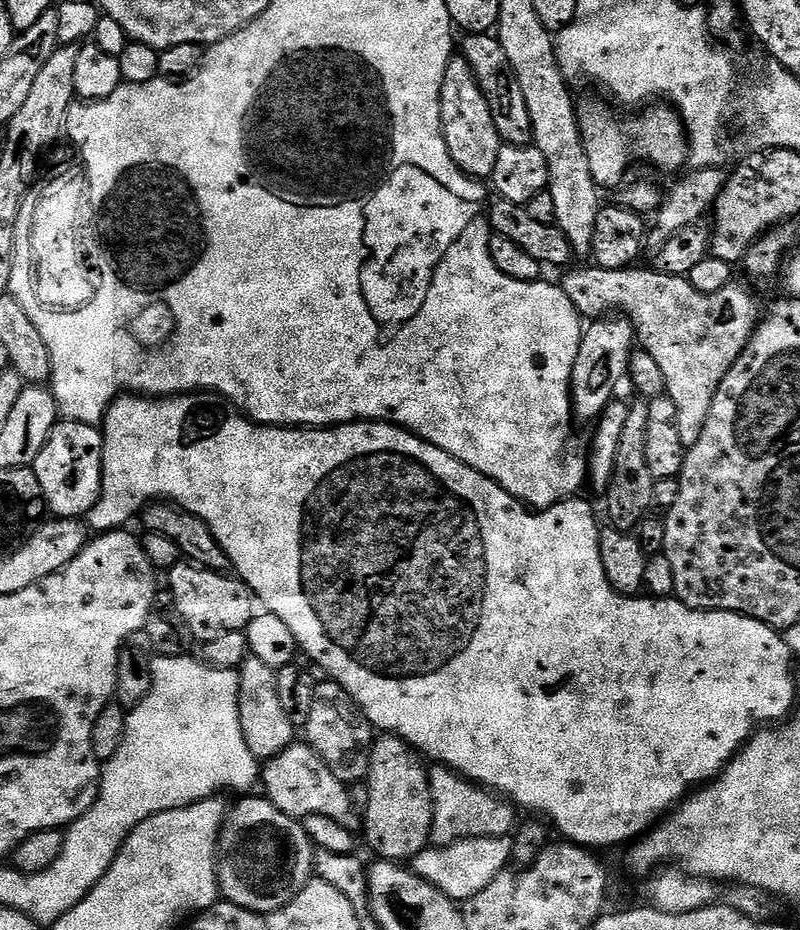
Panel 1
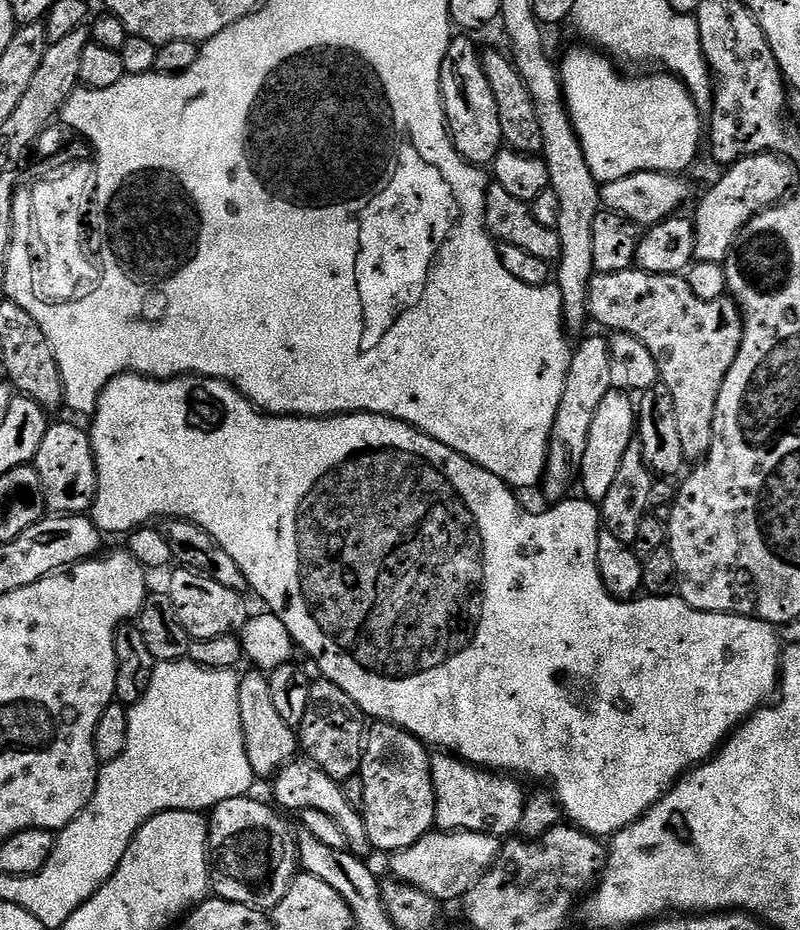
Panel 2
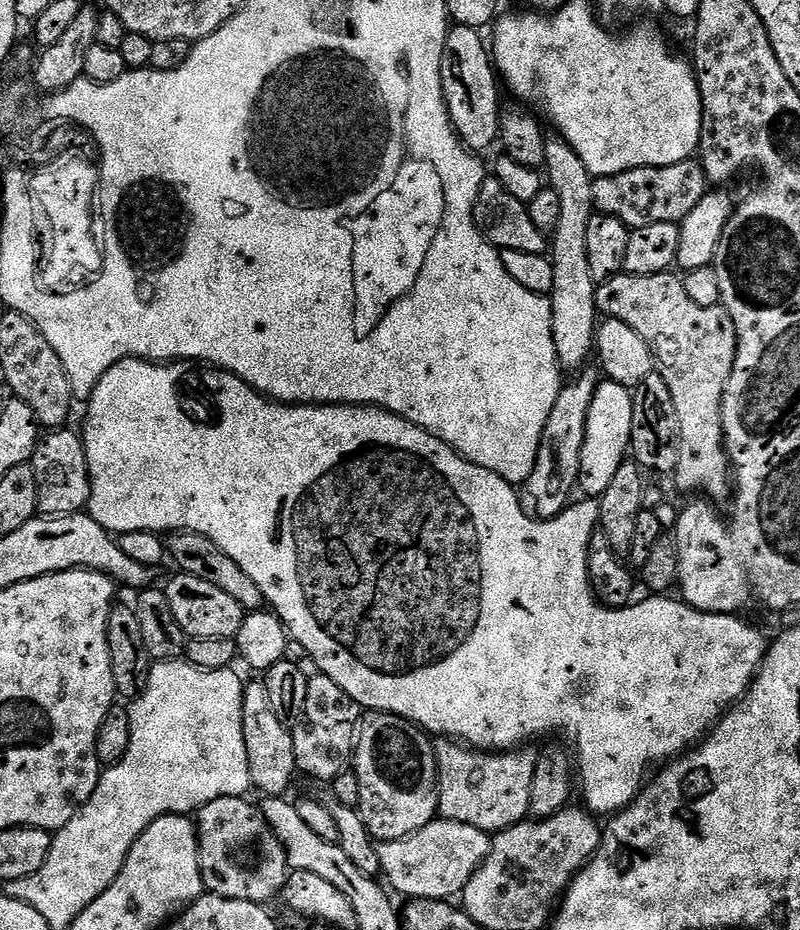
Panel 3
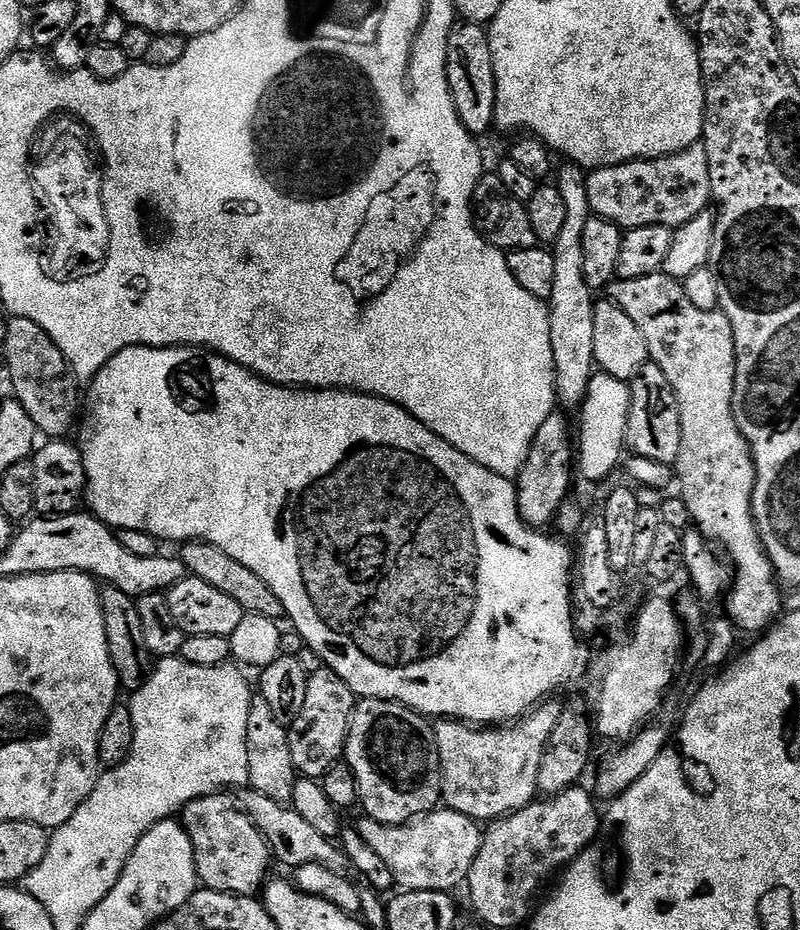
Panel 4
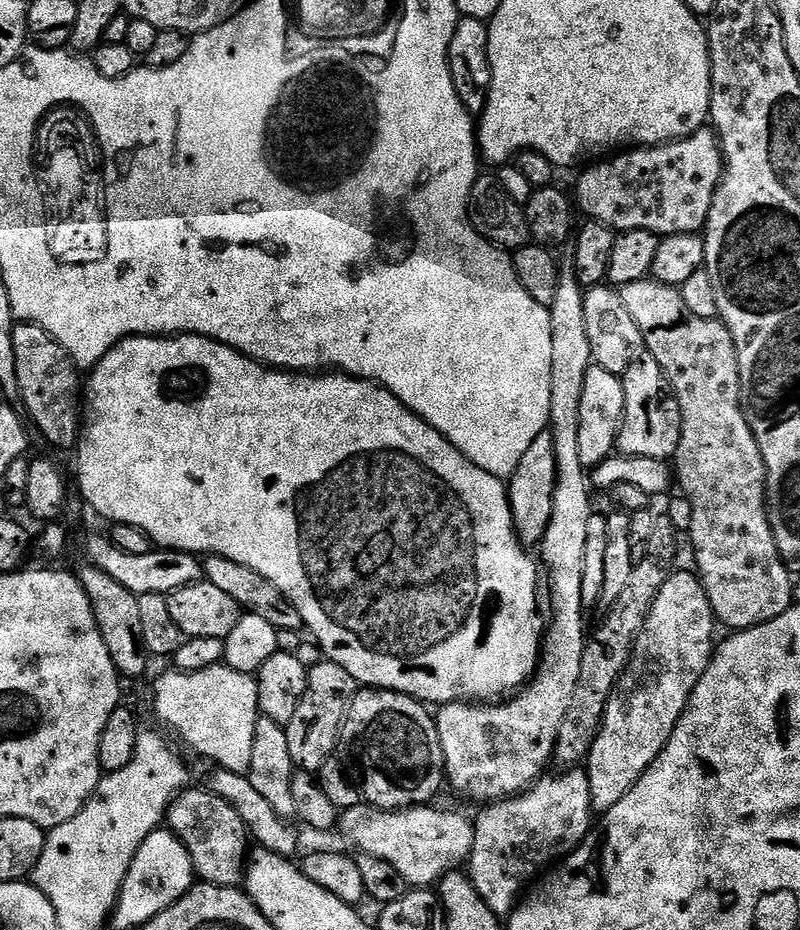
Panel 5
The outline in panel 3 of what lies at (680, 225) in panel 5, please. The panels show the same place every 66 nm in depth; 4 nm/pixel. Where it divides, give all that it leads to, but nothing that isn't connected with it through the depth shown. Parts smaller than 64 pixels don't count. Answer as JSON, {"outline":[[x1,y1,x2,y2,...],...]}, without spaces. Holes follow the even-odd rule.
{"outline":[[699,159,678,162,674,166,639,168,626,170,613,176,598,176,593,179,592,203,596,212,618,218,626,227,634,229,650,226,654,222,679,224,702,202,704,193,709,191,710,181]]}

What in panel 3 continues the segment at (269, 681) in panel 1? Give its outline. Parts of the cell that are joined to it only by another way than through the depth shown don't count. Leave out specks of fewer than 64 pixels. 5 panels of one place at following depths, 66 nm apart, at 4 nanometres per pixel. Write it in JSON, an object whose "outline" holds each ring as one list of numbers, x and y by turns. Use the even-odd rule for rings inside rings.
{"outline":[[263,679,245,683,242,698,242,738,246,738,246,758,250,766,252,788,264,796,284,796,292,779,298,776,294,758,292,728,278,718,270,702,270,690]]}

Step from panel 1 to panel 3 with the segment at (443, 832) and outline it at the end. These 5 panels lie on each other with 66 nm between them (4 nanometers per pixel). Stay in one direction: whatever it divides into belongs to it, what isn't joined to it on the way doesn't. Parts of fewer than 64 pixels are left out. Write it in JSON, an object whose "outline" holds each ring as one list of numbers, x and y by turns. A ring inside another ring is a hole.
{"outline":[[440,738,436,745,436,769,440,785,439,815,445,820,462,822,478,830,495,834,520,824,530,816,530,782,534,782,537,749,520,746,497,754,477,750,452,738]]}

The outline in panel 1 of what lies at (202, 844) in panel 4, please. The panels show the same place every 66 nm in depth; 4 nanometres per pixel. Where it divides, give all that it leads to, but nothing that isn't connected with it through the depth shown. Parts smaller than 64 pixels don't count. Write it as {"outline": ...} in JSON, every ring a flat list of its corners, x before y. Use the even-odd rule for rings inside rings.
{"outline":[[248,794,236,805,227,809,224,824,220,827,220,840,216,843,216,880,220,884,220,896,227,903,242,906,251,912,267,914,276,912,295,898,314,876,316,852,312,839,306,834,303,823,292,816,282,814,263,795]]}

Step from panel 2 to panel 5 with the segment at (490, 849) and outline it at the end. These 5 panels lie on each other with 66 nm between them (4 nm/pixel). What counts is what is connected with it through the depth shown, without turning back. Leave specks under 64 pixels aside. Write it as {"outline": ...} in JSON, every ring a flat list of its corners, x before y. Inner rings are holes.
{"outline":[[362,802,341,811,338,832,357,848,357,853,390,862,410,886,432,886,448,873,457,871,471,857,474,846,471,819,467,820,460,812,439,812,432,807,436,806,398,808,395,812,387,812,385,808]]}

